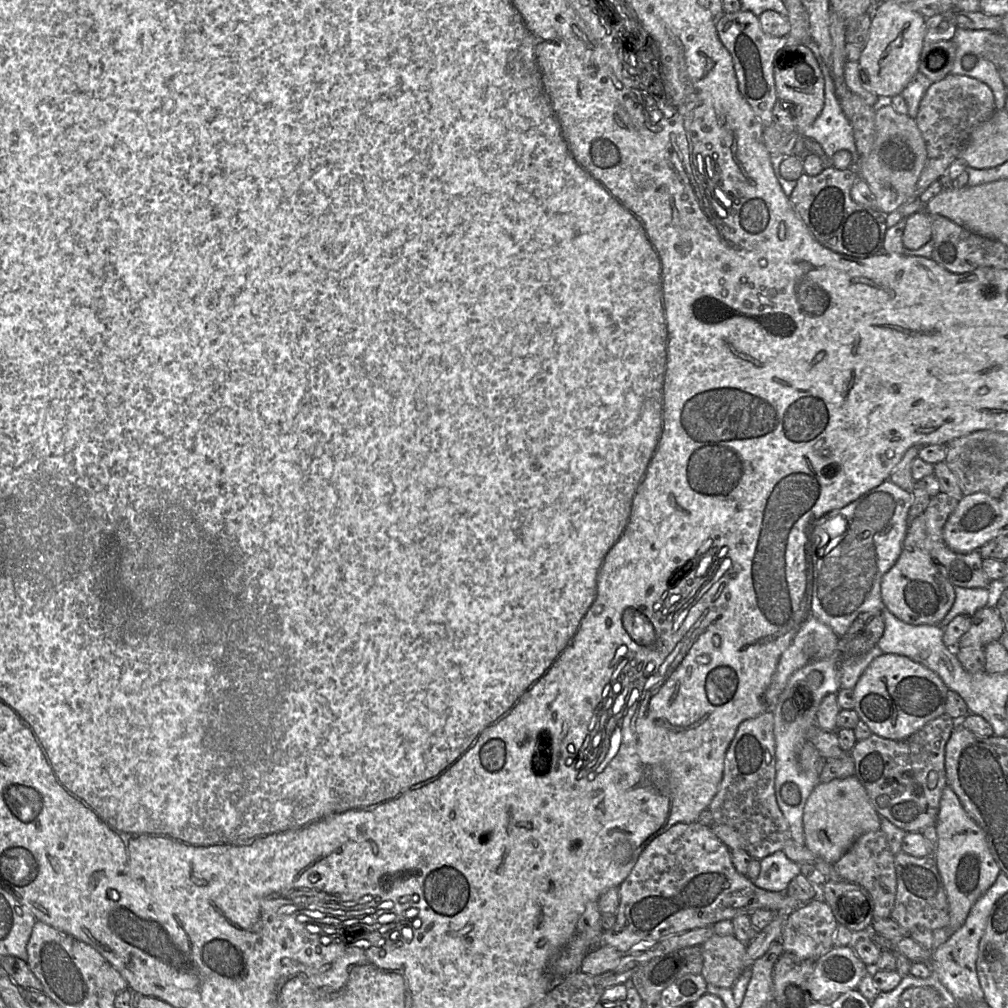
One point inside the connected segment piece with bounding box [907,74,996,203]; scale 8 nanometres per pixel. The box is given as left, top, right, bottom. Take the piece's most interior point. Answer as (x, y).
(951, 108)

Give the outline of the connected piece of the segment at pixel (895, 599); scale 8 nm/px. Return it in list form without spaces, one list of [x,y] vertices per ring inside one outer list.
[[[923,513],[910,522],[898,560],[883,575],[881,597],[893,615],[912,625],[938,625],[950,611],[955,600],[955,586],[940,573],[930,556]]]

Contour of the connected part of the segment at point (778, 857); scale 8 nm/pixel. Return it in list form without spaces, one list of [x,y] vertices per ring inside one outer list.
[[[780,850],[760,860],[760,873],[753,883],[764,890],[785,892],[790,881],[801,874],[800,865]]]

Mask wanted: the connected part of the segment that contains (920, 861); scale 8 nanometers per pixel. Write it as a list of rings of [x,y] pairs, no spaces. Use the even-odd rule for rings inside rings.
[[[901,851],[895,854],[895,868],[897,889],[891,918],[907,933],[917,928],[933,931],[948,927],[949,905],[934,857],[915,857]]]

